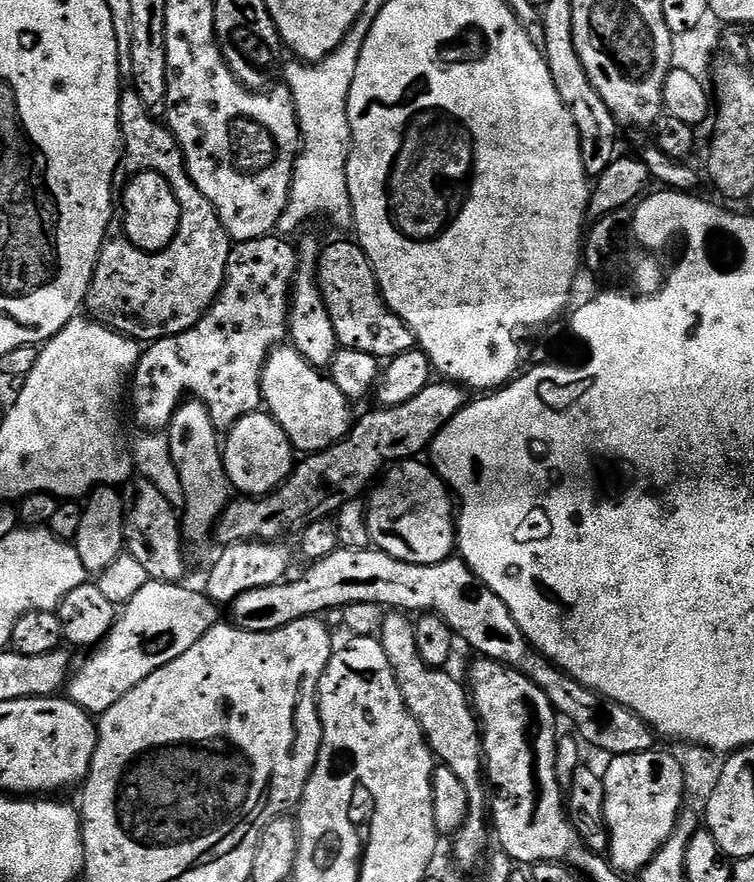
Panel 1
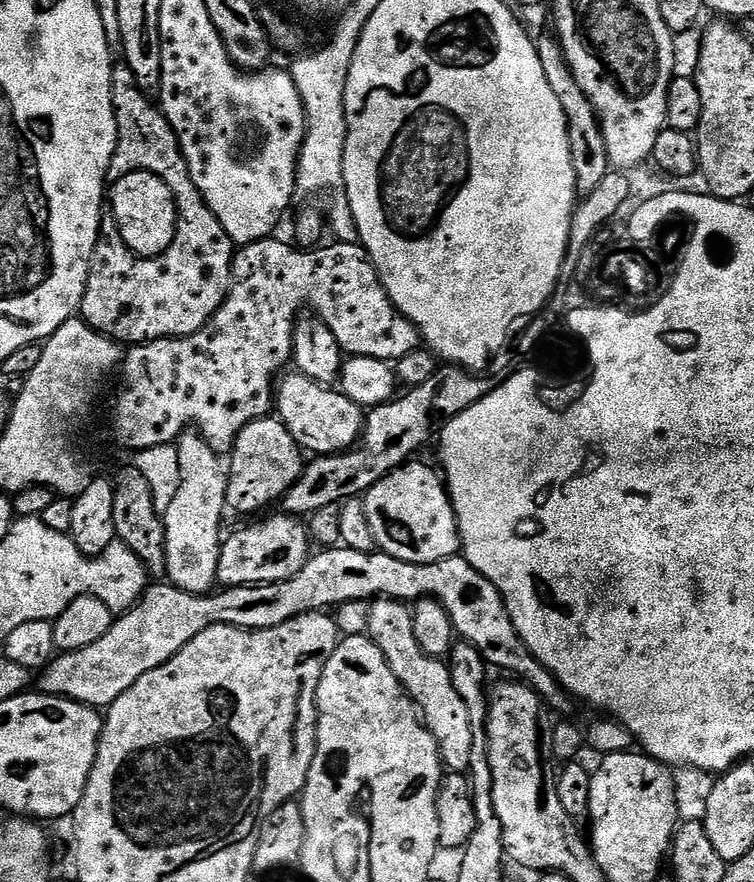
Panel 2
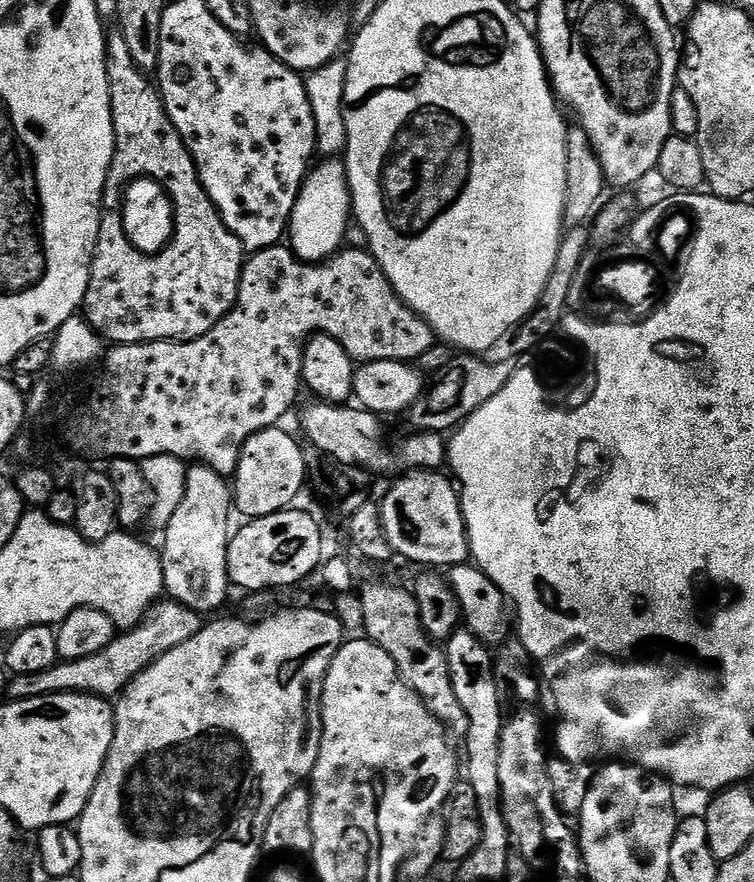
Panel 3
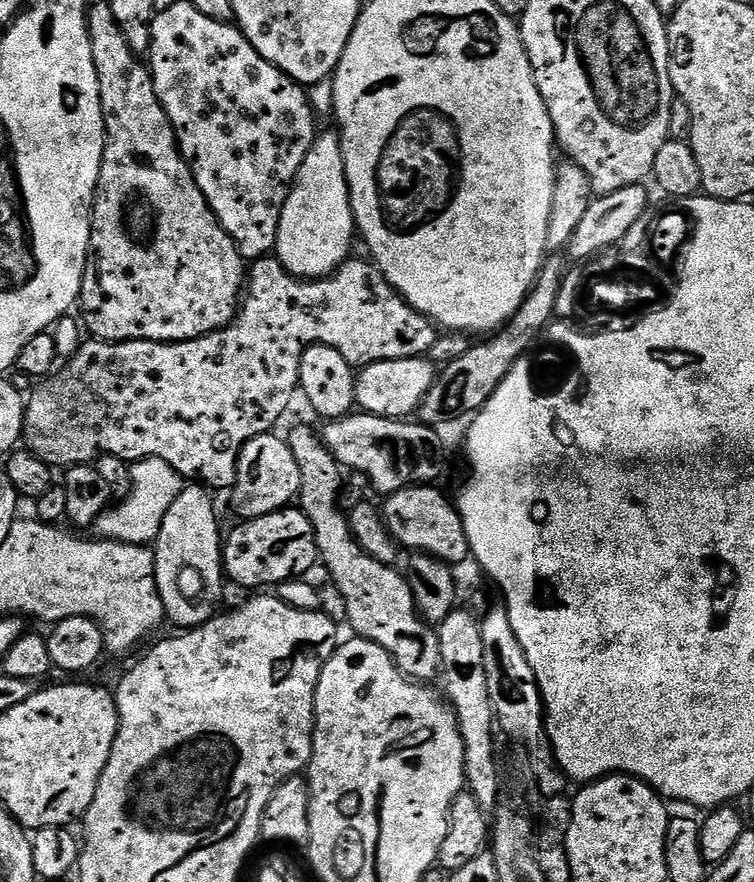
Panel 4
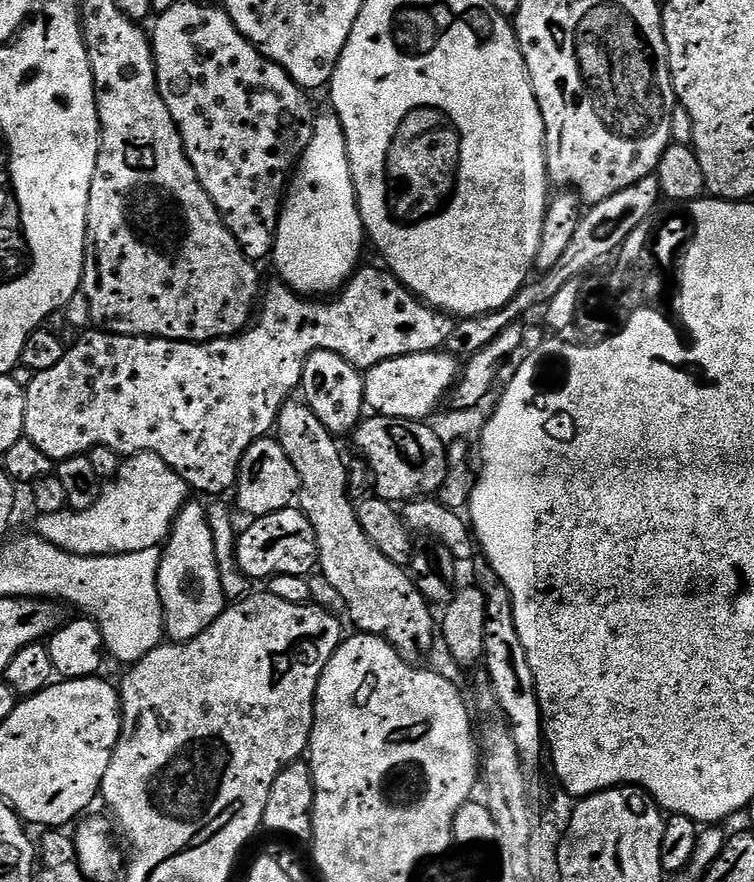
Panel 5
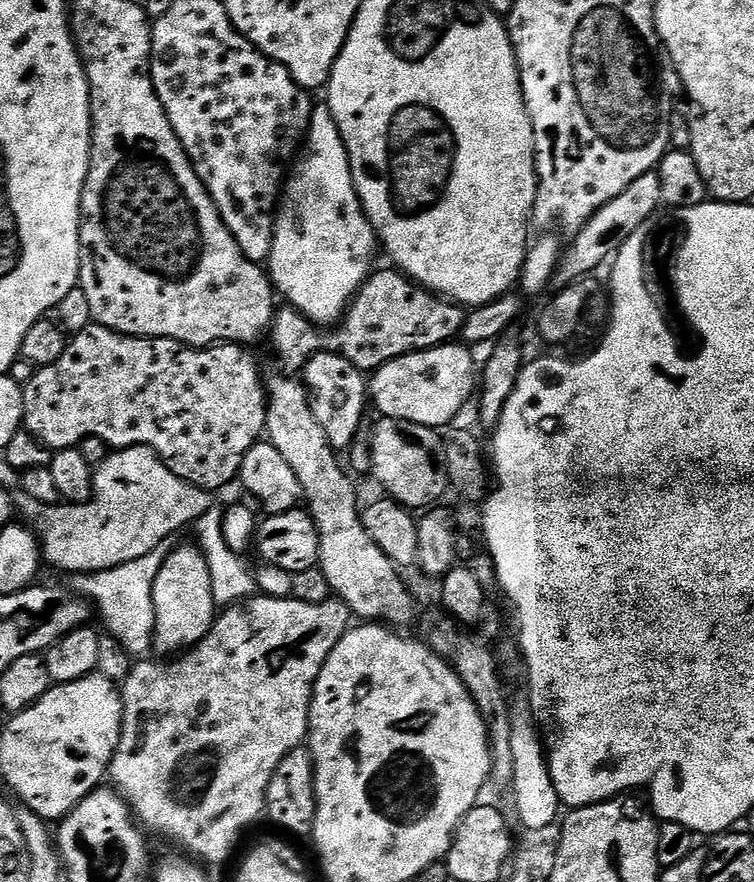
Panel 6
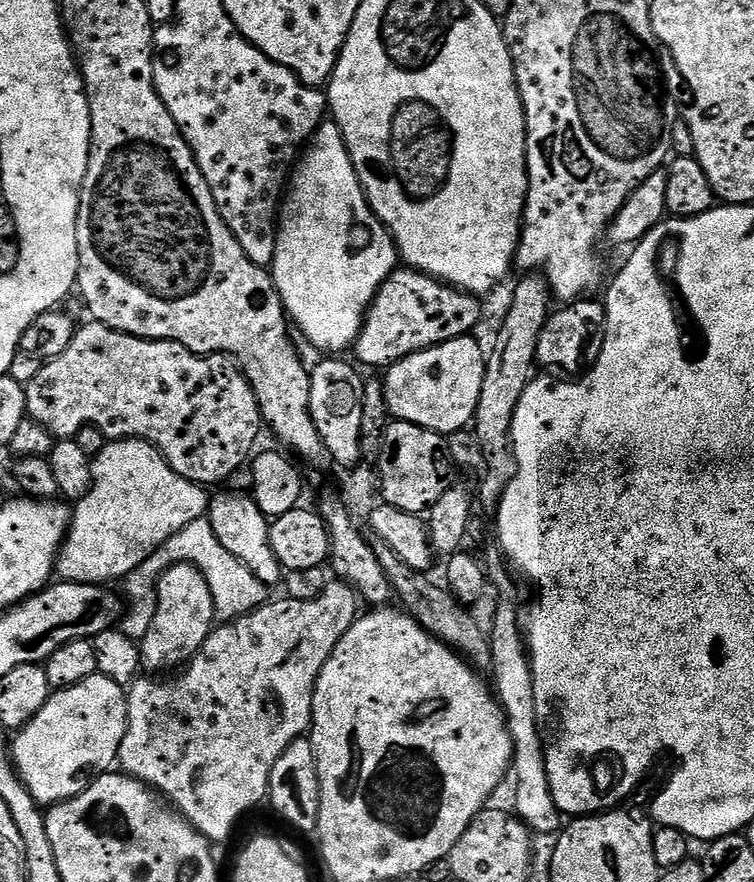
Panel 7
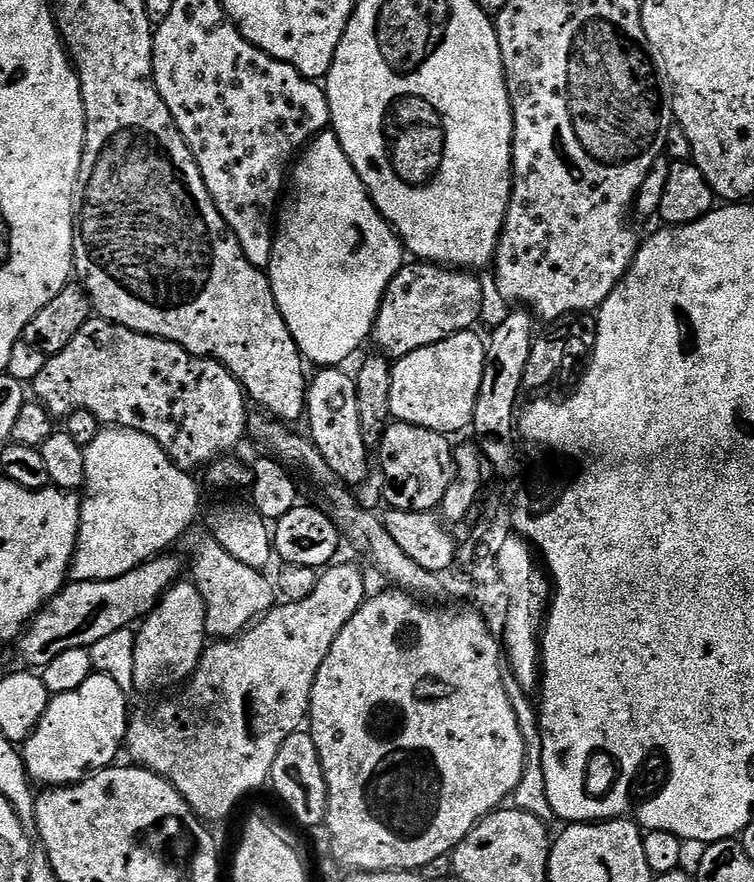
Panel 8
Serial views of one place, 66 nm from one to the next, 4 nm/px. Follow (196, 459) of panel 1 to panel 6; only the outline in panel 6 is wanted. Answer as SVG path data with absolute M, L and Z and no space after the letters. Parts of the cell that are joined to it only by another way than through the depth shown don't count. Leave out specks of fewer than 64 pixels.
M178 546L166 558L154 582L154 610L156 633L152 639L152 646L157 657L168 658L173 654L183 653L194 648L202 638L206 638L217 618L218 605L215 602L214 591L211 590L210 566L207 565L207 559L199 547Z

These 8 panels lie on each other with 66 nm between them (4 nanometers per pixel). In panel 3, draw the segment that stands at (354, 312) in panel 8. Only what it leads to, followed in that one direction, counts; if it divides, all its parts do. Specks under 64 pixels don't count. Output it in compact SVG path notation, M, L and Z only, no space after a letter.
M324 158L319 162L304 178L286 233L287 239L292 239L290 247L297 260L305 262L323 262L341 251L352 212L352 193L348 190L348 170L343 159Z

